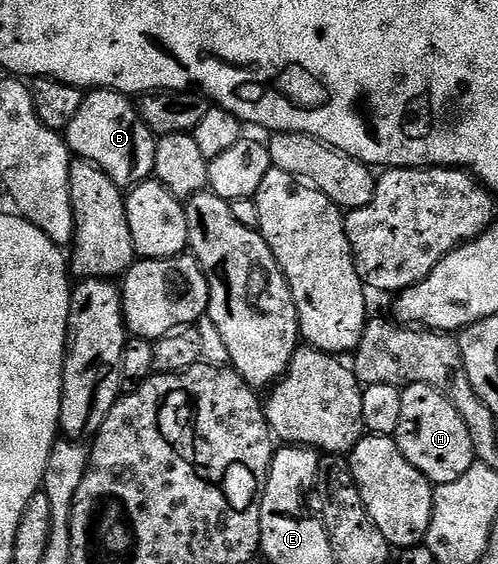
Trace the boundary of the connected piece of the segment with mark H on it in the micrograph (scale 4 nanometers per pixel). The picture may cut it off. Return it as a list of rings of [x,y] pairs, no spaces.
[[[406,384],[401,388],[401,397],[403,415],[399,417],[395,439],[403,458],[407,458],[407,462],[411,462],[411,466],[422,472],[434,486],[463,478],[475,457],[471,434],[467,434],[467,422],[463,422],[459,410],[455,410],[455,406],[451,406],[451,402],[430,384]]]

